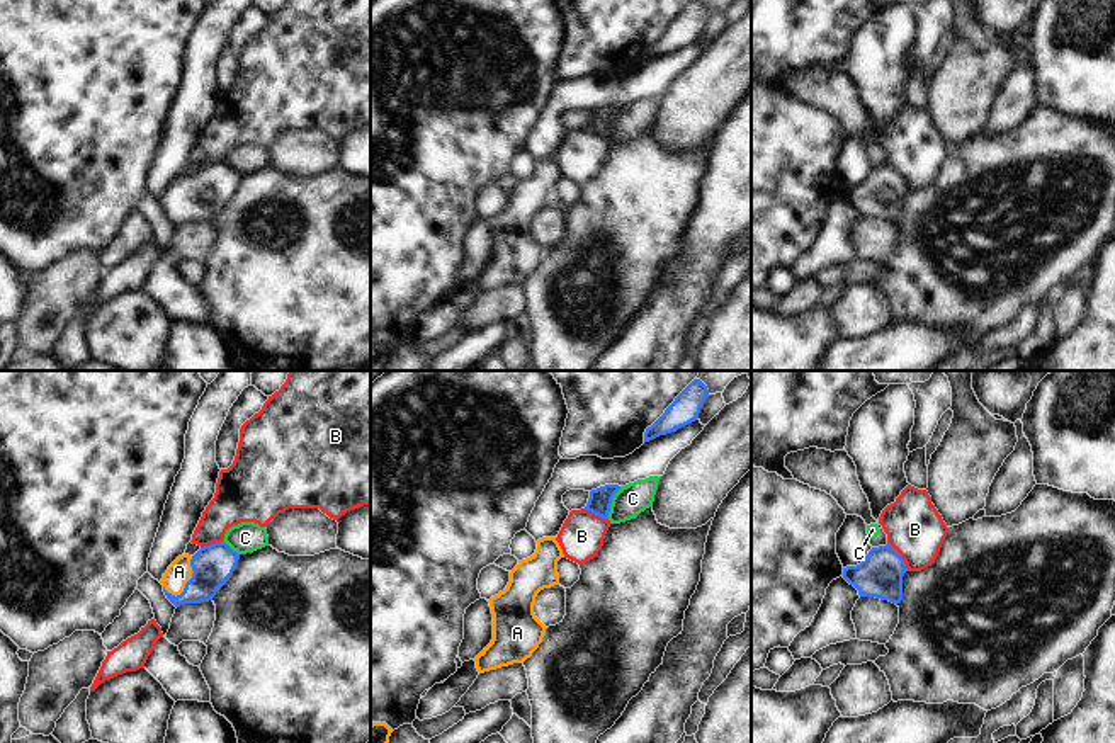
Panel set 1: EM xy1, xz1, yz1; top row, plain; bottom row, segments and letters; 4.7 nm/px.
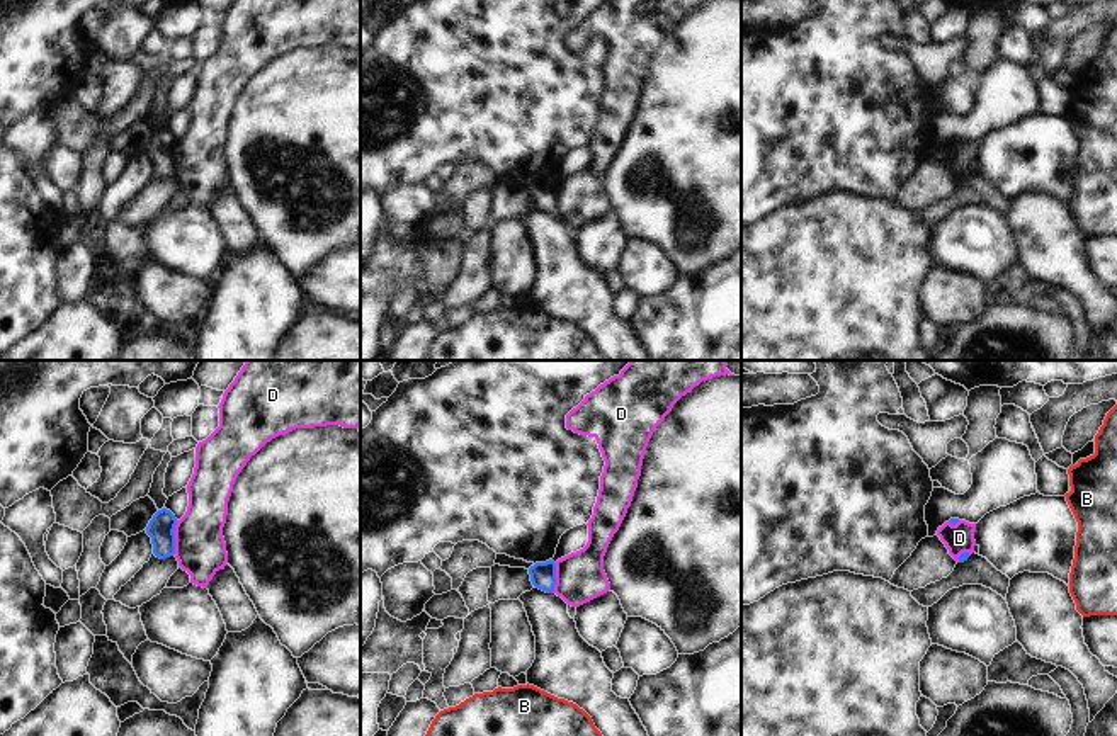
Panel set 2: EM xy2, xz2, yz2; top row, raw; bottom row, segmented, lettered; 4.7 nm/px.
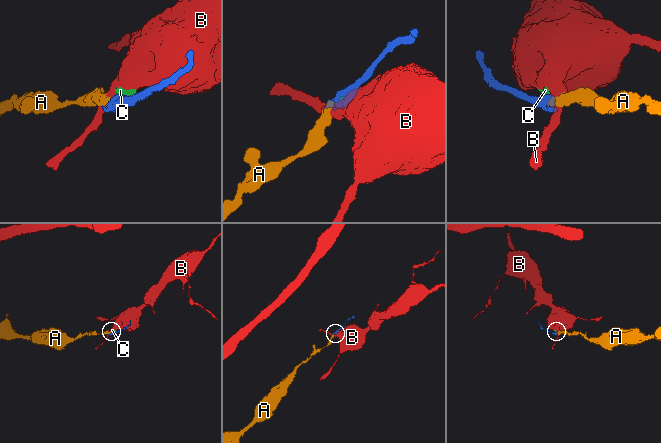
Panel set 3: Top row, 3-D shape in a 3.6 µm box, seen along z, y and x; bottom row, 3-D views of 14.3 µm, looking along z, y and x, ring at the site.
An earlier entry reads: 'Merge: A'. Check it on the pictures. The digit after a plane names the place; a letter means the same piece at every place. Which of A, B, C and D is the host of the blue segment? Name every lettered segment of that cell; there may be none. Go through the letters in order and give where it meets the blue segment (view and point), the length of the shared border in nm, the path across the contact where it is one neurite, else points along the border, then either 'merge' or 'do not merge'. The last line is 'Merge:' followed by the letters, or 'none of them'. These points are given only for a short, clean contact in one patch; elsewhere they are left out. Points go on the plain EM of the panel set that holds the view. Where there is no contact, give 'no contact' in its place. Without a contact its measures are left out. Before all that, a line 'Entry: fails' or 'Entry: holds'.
Entry: holds
A: meets blue in xy1 at (189, 199); contact 220 nm long; runs through xy1 (213, 184), (199, 196), (189, 199), (179, 191); merge
B: meets blue in yz1 at (899, 175); contact 170 nm long; border along yz1 (888, 162), (908, 189); do not merge
C: meets blue in xz1 at (611, 123); contact 170 nm long; border along xz1 (621, 106), (612, 118), (607, 138); do not merge
D: meets blue in xy2 at (174, 157); contact 160 nm long; border along xy2 (177, 140), (174, 172); do not merge
Merge: A

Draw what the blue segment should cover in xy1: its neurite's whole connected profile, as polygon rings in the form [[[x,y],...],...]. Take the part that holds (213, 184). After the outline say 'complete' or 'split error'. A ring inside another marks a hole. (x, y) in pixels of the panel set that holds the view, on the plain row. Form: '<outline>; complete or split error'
[[[214,162],[201,167],[194,175],[178,175],[160,202],[175,226],[209,221],[233,194],[238,179],[240,173],[226,162]]]; split error

